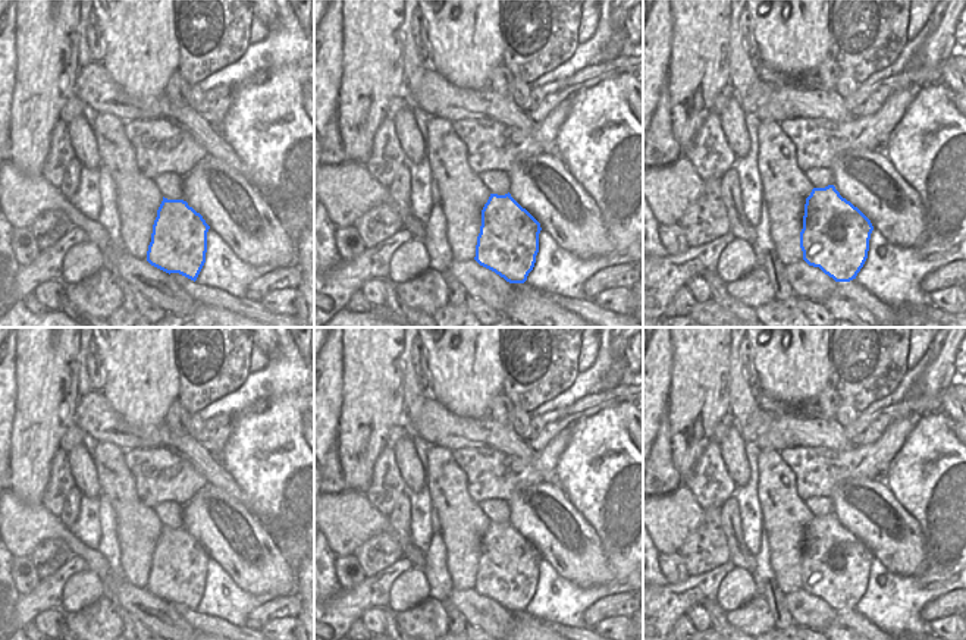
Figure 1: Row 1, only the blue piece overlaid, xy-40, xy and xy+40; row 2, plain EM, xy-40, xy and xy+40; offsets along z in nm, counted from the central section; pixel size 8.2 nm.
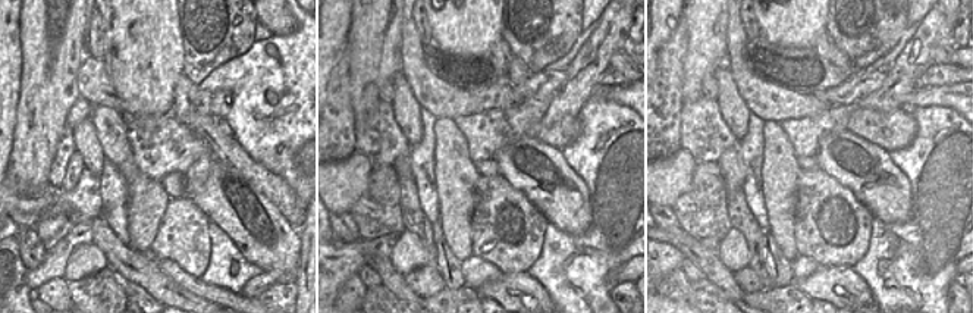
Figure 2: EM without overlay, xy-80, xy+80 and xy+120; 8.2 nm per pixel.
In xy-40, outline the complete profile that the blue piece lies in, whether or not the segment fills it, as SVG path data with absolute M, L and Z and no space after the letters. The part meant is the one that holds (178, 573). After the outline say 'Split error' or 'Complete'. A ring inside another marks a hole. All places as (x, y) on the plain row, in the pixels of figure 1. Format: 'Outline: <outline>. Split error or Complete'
Outline: M163 526L147 590L169 603L179 602L195 611L206 592L208 558L203 545L186 530Z. Complete

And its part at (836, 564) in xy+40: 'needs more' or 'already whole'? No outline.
already whole

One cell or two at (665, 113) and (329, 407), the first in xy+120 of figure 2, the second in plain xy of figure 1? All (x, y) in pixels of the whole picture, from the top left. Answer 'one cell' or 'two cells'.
two cells

